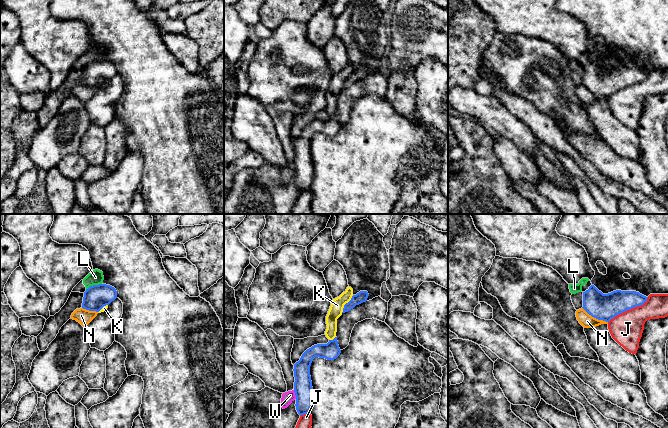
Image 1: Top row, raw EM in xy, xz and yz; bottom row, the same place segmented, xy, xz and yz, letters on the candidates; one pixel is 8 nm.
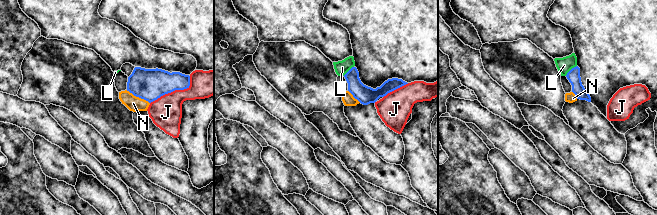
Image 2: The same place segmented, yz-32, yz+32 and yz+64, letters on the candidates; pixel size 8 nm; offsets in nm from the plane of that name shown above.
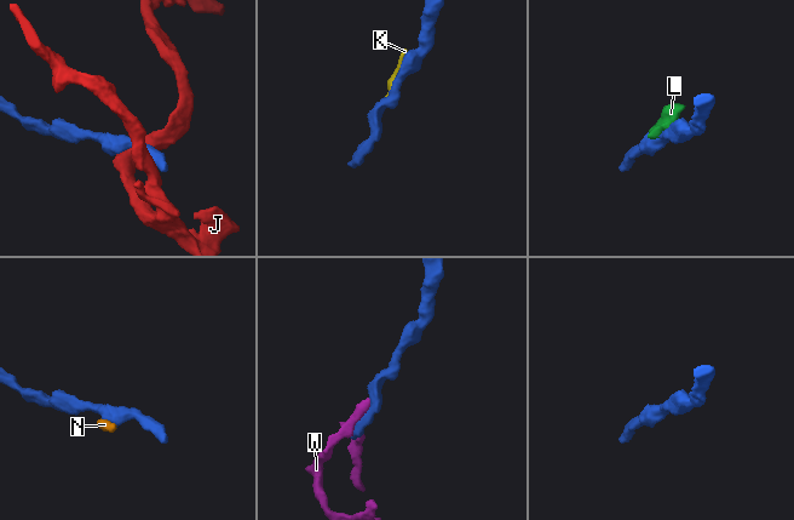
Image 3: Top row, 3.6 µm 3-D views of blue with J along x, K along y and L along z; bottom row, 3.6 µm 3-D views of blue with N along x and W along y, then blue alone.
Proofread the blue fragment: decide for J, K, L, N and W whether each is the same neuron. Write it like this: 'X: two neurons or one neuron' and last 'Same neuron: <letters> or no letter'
J: two neurons
K: two neurons
L: two neurons
N: two neurons
W: two neurons
Same neuron: no letter

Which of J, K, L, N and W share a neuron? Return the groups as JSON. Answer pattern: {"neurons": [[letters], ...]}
{"neurons": [["J"], ["K", "N", "W"], ["L"]]}

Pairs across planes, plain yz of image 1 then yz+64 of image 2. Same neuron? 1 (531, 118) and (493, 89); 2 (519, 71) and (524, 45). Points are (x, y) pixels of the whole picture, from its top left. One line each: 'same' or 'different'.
1: same
2: same

